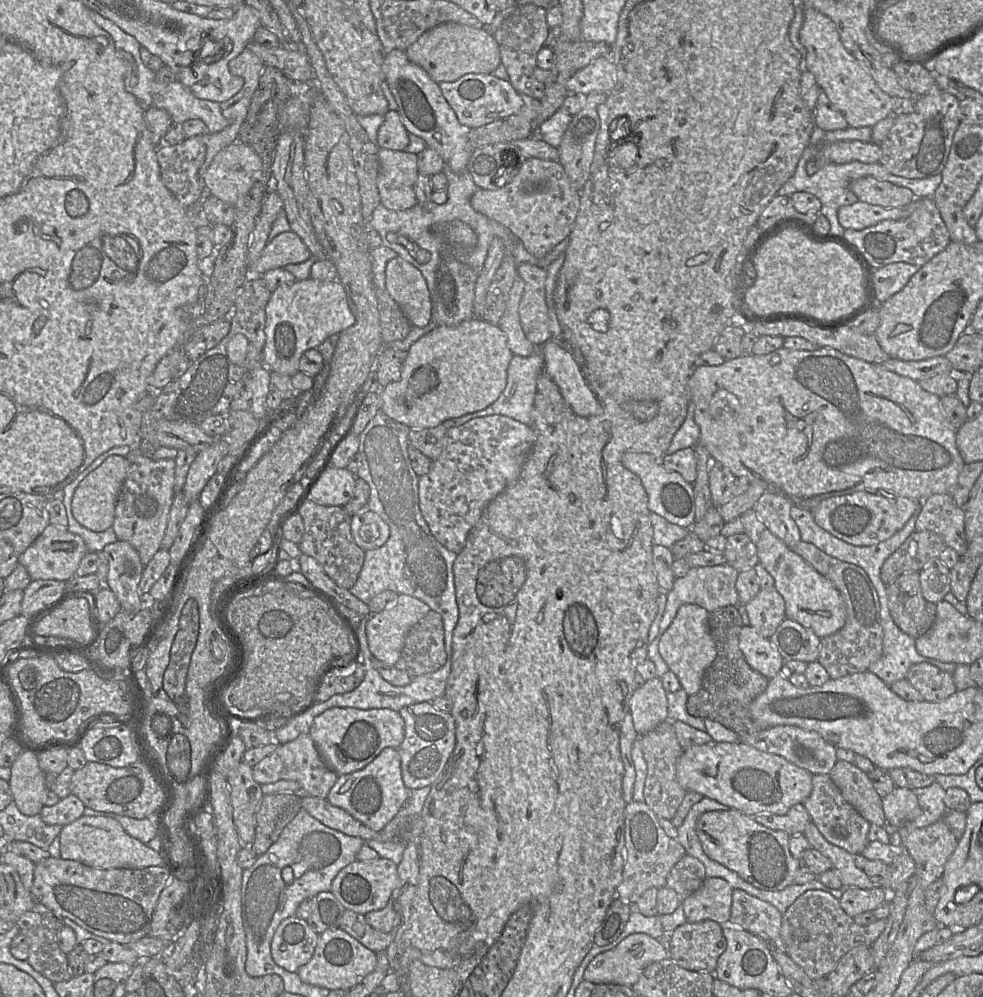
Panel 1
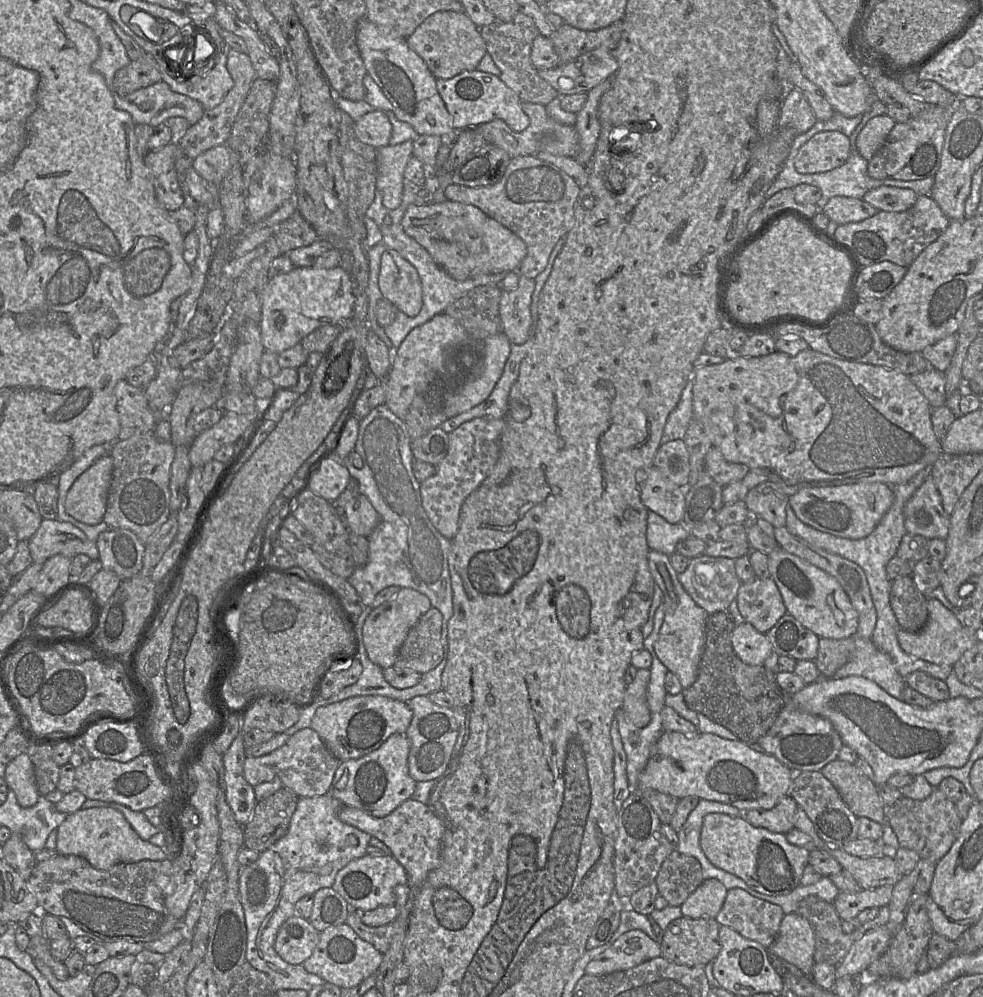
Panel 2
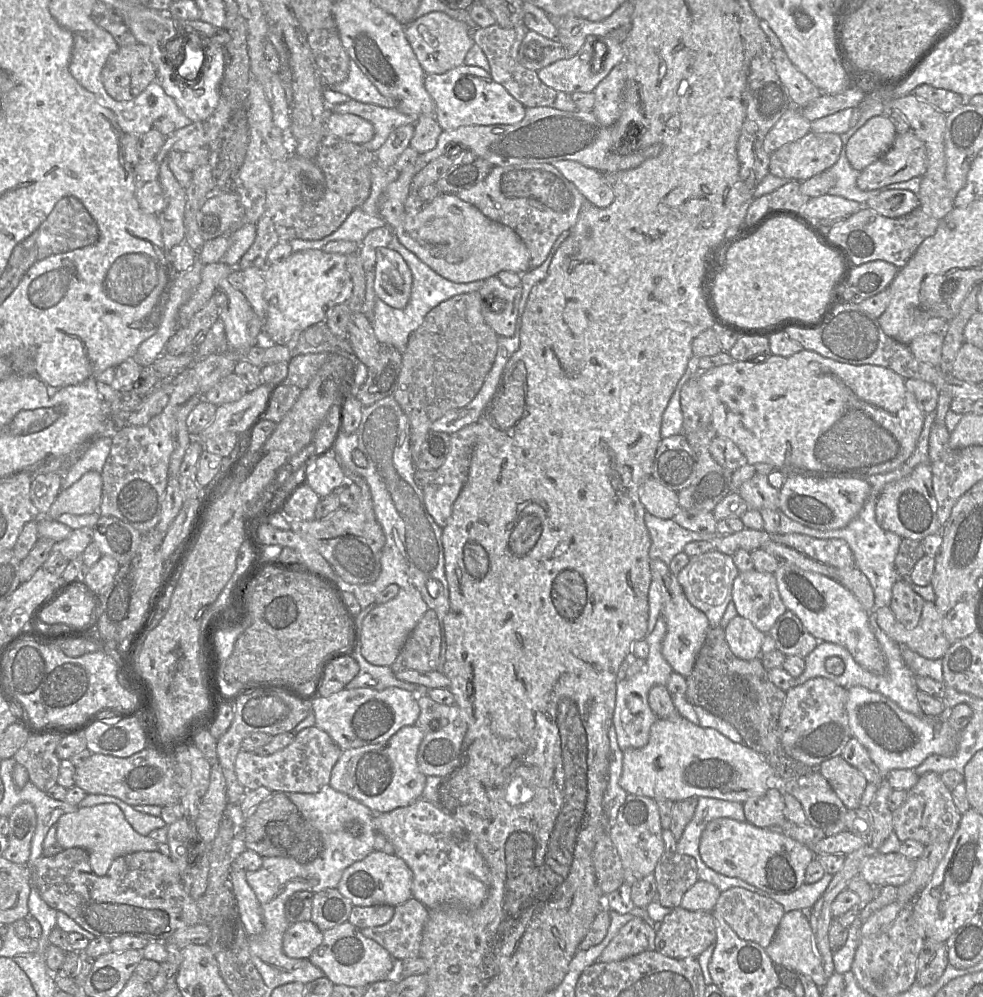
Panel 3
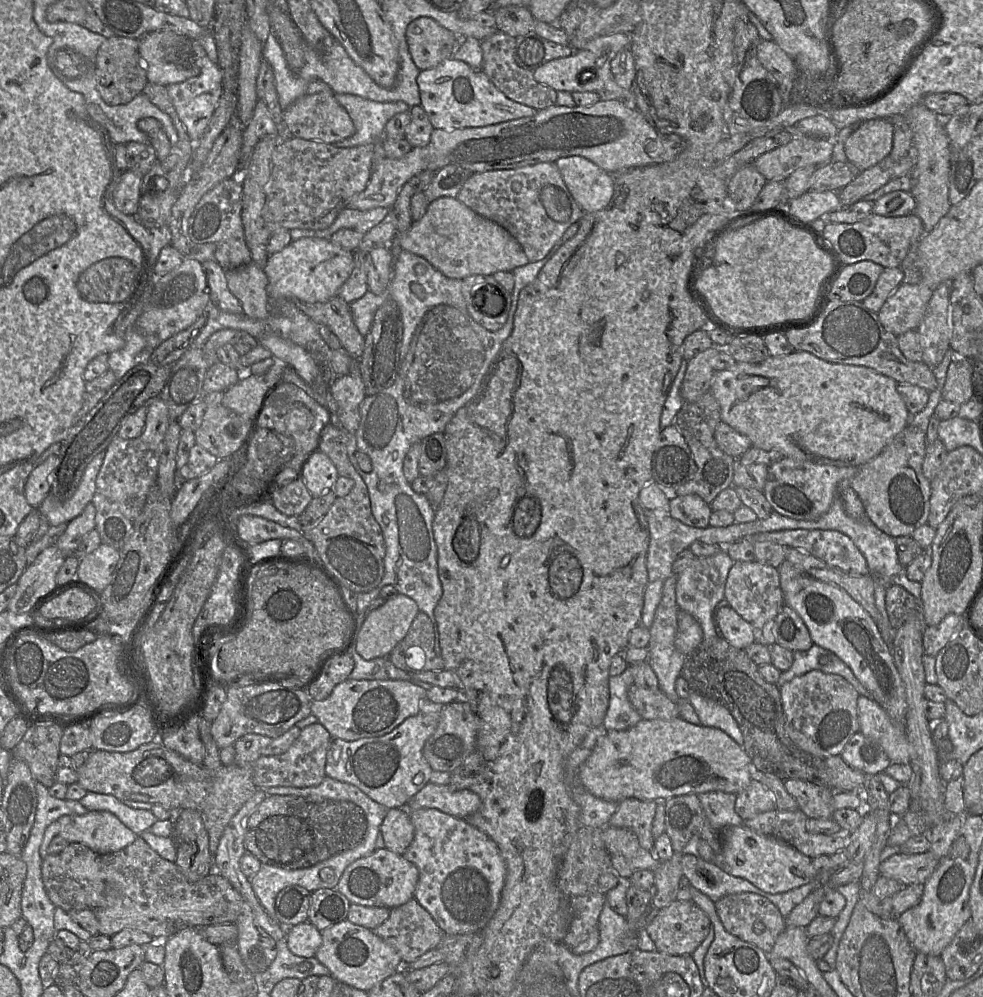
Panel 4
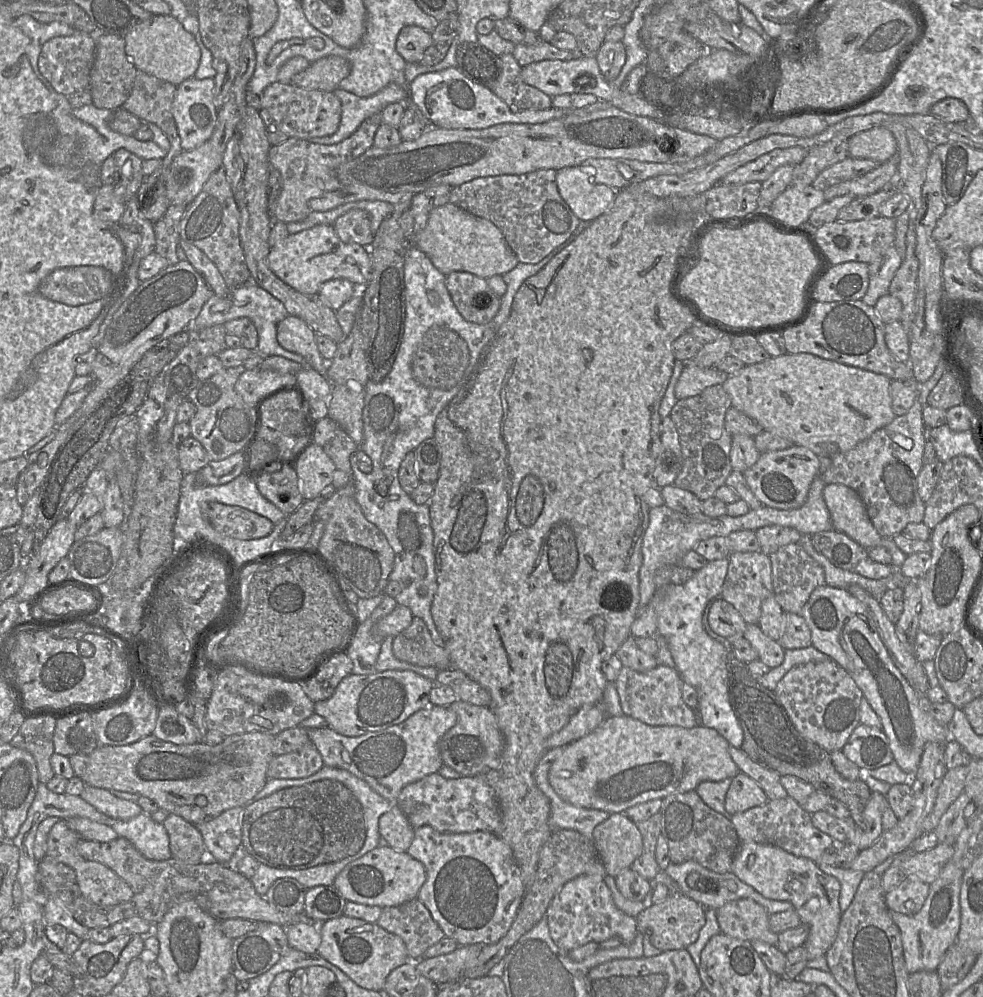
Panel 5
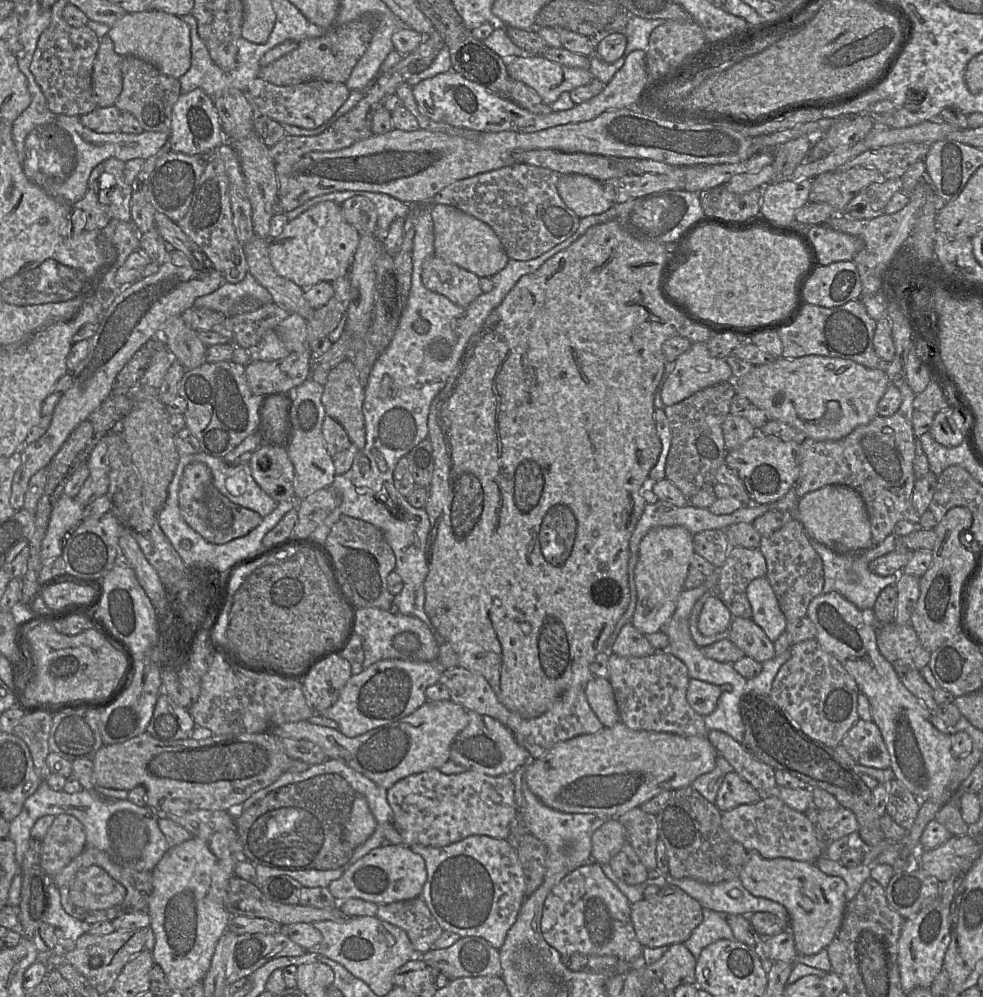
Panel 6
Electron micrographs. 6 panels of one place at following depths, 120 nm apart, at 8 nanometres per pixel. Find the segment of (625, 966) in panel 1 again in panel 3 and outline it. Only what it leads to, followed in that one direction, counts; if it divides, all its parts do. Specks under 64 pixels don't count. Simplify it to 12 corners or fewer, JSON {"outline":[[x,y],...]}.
{"outline":[[635,916],[595,963],[620,961],[648,950],[646,922]]}

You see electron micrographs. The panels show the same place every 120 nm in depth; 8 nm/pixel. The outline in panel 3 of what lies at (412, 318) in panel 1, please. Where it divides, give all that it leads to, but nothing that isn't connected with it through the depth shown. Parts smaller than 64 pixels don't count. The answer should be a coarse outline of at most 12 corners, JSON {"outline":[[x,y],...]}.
{"outline":[[378,247],[376,296],[405,308],[413,278],[401,254]]}

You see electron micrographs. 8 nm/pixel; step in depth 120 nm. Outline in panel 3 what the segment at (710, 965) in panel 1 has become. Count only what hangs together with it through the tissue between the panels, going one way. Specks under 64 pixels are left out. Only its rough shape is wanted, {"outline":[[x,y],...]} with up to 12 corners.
{"outline":[[676,907],[655,950],[697,958],[715,943],[711,912]]}

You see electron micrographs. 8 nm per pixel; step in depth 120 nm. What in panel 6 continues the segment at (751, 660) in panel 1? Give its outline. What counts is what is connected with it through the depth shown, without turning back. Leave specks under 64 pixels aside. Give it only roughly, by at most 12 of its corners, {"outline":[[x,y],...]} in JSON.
{"outline":[[710,594],[698,629],[712,636],[730,629],[734,618],[722,599]]}

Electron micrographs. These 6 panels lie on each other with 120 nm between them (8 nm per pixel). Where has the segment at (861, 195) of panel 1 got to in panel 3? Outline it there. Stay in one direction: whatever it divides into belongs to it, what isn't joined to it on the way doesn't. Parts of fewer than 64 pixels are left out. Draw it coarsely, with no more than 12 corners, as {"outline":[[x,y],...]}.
{"outline":[[888,190],[869,199],[868,207],[898,218],[920,207],[910,190]]}

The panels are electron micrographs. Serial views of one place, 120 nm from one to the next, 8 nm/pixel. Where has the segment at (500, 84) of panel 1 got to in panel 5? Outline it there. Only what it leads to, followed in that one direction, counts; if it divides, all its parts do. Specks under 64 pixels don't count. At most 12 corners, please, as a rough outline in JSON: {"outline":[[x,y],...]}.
{"outline":[[456,67],[418,75],[409,96],[434,125],[540,124],[570,111],[509,106]]}

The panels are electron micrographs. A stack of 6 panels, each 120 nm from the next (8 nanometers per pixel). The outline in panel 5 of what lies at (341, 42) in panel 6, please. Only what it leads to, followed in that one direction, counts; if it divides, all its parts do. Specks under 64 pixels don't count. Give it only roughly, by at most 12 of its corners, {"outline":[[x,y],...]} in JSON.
{"outline":[[322,57],[295,74],[290,84],[334,91],[351,72],[343,57]]}

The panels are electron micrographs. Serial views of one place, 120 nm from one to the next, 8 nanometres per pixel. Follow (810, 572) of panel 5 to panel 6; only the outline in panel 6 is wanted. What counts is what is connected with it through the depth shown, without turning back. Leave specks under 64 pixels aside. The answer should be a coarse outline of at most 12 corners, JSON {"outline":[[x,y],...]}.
{"outline":[[795,518],[759,550],[787,621],[822,594],[823,562]]}

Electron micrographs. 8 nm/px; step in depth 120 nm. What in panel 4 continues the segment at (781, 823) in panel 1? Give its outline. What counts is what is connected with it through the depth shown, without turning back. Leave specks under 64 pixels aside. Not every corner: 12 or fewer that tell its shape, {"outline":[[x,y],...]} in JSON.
{"outline":[[752,779],[736,794],[743,821],[777,809],[775,795]]}

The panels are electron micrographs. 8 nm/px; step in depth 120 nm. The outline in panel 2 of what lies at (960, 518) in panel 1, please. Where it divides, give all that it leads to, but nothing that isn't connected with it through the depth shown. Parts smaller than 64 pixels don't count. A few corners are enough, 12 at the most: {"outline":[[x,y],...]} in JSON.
{"outline":[[931,475],[904,506],[907,533],[946,539],[950,515]]}

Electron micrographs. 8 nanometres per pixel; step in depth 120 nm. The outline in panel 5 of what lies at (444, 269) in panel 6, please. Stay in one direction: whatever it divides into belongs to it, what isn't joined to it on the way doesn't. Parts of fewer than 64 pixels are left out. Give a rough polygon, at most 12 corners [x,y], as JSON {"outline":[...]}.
{"outline":[[464,271],[445,286],[462,317],[492,321],[501,297],[487,280]]}

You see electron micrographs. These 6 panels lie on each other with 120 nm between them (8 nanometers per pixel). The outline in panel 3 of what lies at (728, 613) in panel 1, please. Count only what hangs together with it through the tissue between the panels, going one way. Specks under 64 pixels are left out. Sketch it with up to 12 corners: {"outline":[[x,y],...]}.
{"outline":[[709,628],[687,701],[734,727],[779,781],[817,770],[782,747],[786,692]]}

